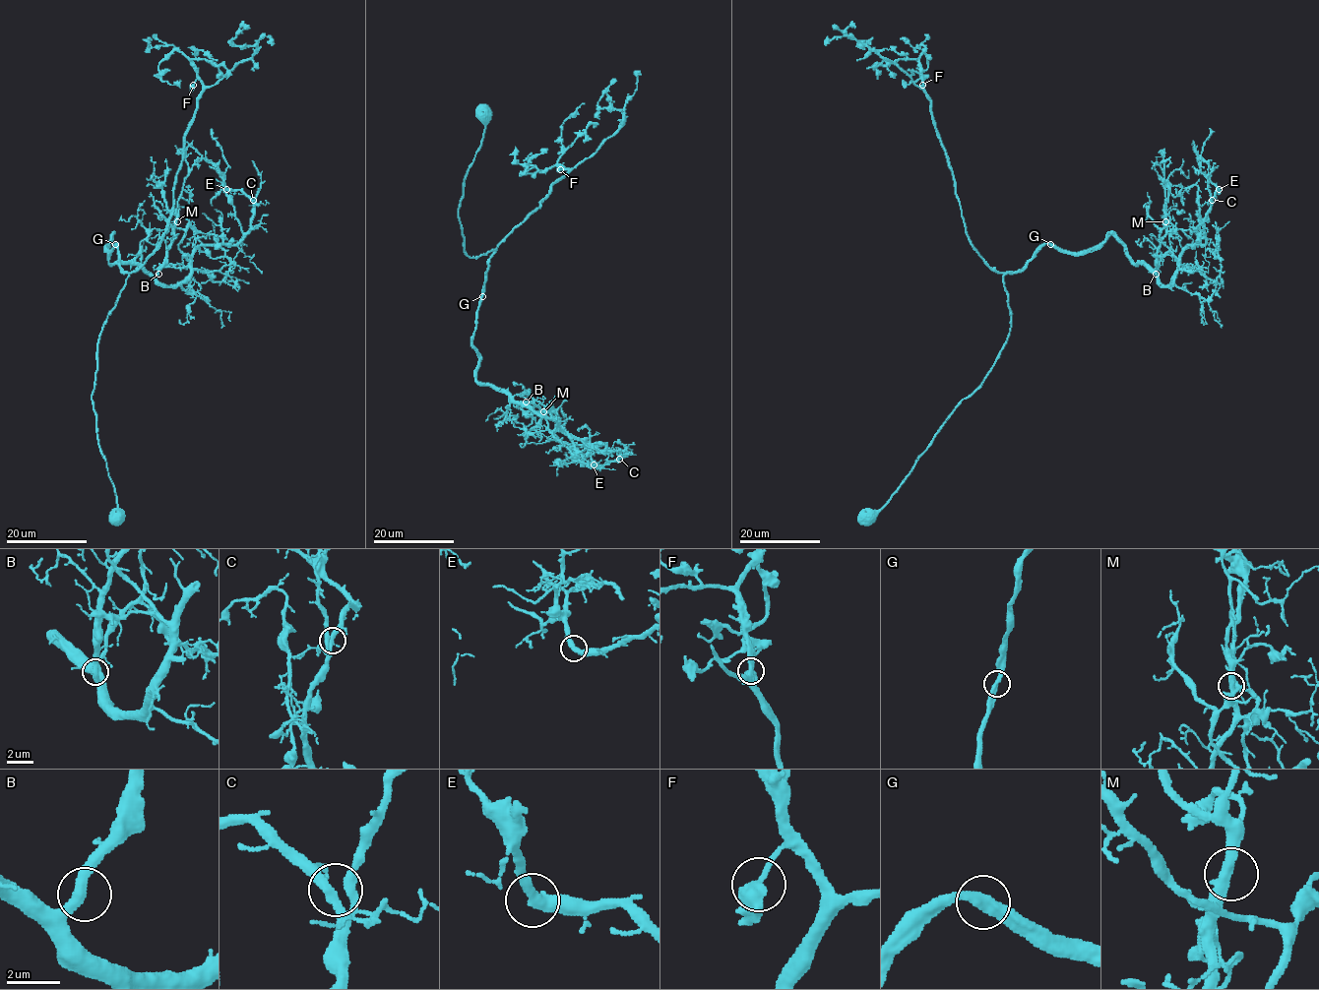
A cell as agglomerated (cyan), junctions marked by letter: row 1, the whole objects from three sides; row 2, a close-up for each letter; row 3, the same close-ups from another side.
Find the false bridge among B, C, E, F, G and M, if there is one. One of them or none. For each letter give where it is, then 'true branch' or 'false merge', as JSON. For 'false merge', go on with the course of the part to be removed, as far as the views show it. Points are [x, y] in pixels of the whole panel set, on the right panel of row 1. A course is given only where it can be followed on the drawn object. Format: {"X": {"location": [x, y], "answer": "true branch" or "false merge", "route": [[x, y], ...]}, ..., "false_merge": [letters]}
{"B": {"location": [1156, 274], "answer": "true branch"}, "C": {"location": [1212, 200], "answer": "true branch"}, "E": {"location": [1219, 189], "answer": "true branch"}, "F": {"location": [922, 85], "answer": "true branch"}, "G": {"location": [1050, 244], "answer": "true branch"}, "M": {"location": [1165, 221], "answer": "true branch"}, "false_merge": []}

